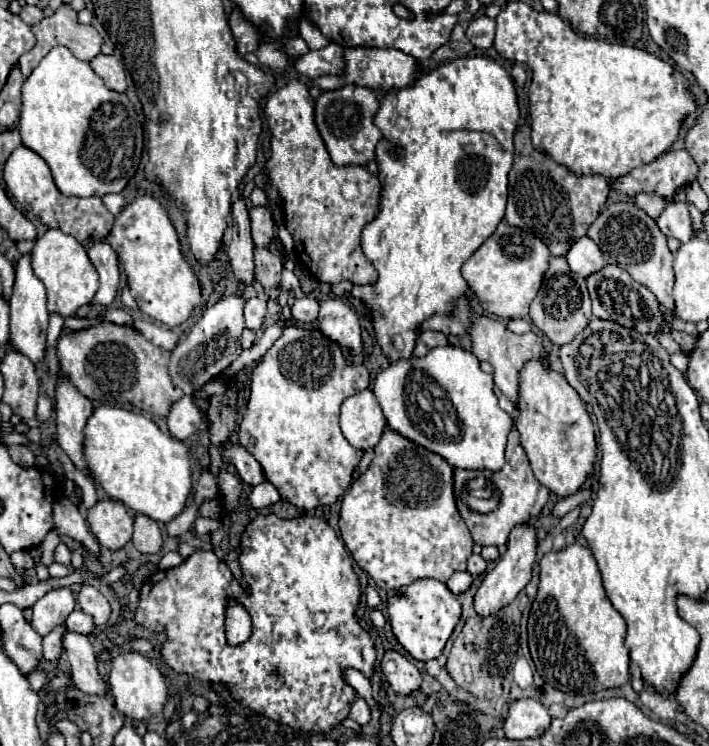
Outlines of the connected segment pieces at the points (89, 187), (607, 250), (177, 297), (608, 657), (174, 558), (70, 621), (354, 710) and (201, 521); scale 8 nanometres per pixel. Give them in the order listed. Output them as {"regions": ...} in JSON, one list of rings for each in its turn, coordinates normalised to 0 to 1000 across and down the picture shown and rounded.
{"regions":[[[[93,62],[73,64],[59,83],[45,94],[31,115],[31,150],[25,177],[31,193],[45,198],[71,223],[82,255],[90,263],[150,263],[155,257],[172,257],[181,241],[192,233],[203,185],[195,153],[178,126],[152,121],[141,102],[133,99],[124,83],[102,75]]],[[[872,271],[846,284],[841,298],[832,303],[829,316],[843,327],[858,354],[872,354],[880,359],[900,381],[914,386],[939,416],[951,416],[948,383],[951,383],[951,362],[948,362],[948,338],[939,330],[939,316],[928,308],[925,298],[897,279],[891,271]]],[[[209,260],[195,263],[172,282],[169,290],[164,290],[152,324],[166,340],[181,370],[183,391],[203,421],[240,440],[254,437],[268,426],[274,413],[285,405],[285,386],[279,383],[279,373],[268,351],[257,343],[248,306],[231,273]]],[[[810,727],[795,737],[787,740],[779,737],[767,743],[762,751],[759,796],[750,807],[750,818],[745,828],[745,863],[759,903],[779,922],[798,930],[835,930],[843,925],[880,920],[889,912],[886,903],[889,879],[880,855],[883,855],[883,834],[866,818],[863,807],[852,794],[849,772],[832,735]]],[[[237,740],[237,743],[231,743],[231,745],[226,748],[223,761],[237,764],[237,761],[245,761],[245,759],[254,759],[257,753],[260,753],[260,748],[254,745],[254,740]]],[[[104,818],[96,828],[93,828],[93,842],[99,847],[110,847],[110,850],[127,850],[133,845],[133,831],[118,823],[116,818]]],[[[511,933],[499,936],[499,941],[494,944],[494,952],[491,952],[491,960],[496,965],[502,965],[505,971],[511,971],[511,973],[519,971],[519,965],[522,965],[522,946],[516,944],[516,938]]],[[[279,694],[276,702],[274,702],[274,710],[276,710],[279,718],[285,718],[285,716],[296,716],[296,713],[307,710],[310,705],[313,705],[310,697],[299,697],[299,694]]]]}

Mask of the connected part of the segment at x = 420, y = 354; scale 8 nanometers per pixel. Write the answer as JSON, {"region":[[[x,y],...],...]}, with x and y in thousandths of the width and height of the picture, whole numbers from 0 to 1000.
{"region":[[[601,442],[592,445],[587,453],[587,464],[584,464],[584,477],[587,480],[598,480],[604,475],[604,469],[615,466],[615,464],[629,464],[632,453],[623,445],[612,445],[612,442]]]}

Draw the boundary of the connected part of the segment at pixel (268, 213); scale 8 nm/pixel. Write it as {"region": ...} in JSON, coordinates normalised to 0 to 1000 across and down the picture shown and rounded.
{"region":[[[378,265],[370,276],[353,279],[353,298],[355,298],[355,319],[361,330],[378,330],[386,311],[386,295],[384,295],[384,268]]]}

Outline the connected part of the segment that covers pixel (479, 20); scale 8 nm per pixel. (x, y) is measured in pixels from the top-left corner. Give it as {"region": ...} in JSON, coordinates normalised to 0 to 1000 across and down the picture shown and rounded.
{"region":[[[680,19],[680,21],[671,21],[671,24],[660,32],[657,48],[660,48],[660,54],[663,54],[671,64],[685,67],[685,64],[691,64],[694,56],[697,56],[697,40],[700,40],[700,29],[697,29],[694,24],[688,24],[688,21]]]}

